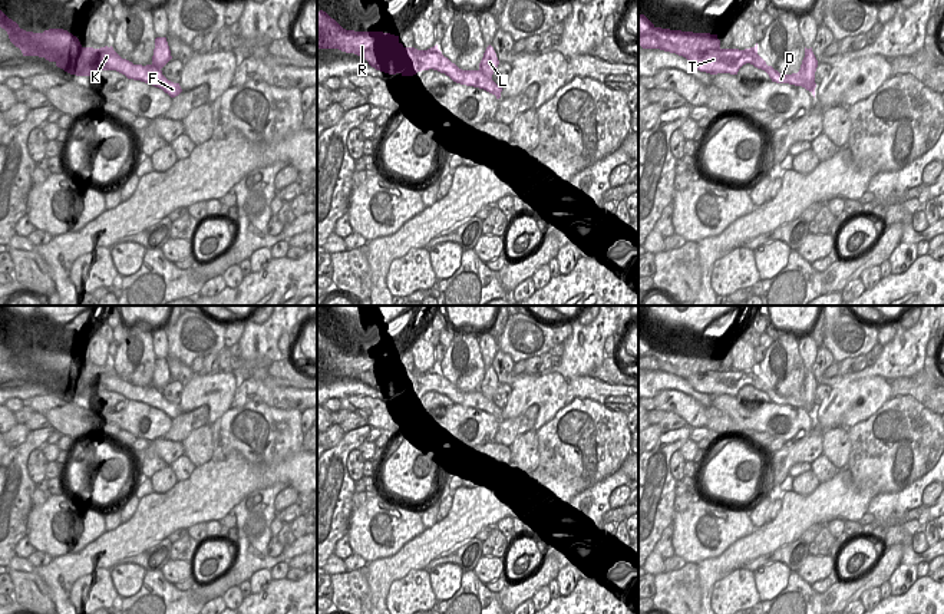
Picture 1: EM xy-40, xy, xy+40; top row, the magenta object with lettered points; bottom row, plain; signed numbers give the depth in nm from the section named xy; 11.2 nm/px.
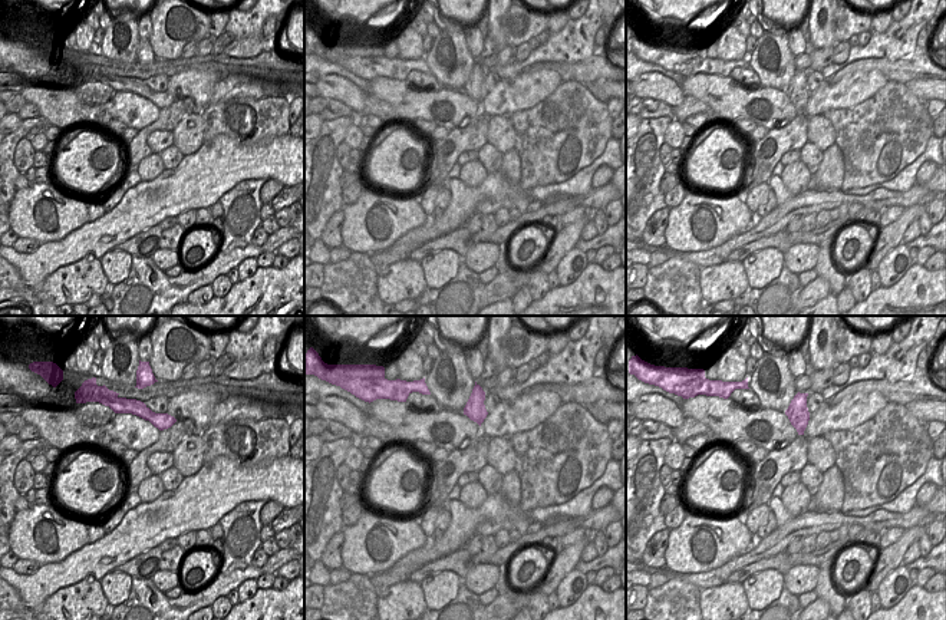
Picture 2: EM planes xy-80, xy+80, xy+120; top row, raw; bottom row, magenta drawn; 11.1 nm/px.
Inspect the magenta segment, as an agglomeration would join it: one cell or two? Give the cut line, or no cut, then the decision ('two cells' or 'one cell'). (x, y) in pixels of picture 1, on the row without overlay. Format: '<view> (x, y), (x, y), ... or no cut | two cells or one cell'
xy+40 (799, 392), (806, 403), (805, 409) | two cells

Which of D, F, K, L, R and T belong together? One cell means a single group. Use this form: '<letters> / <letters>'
D F K R T / L

